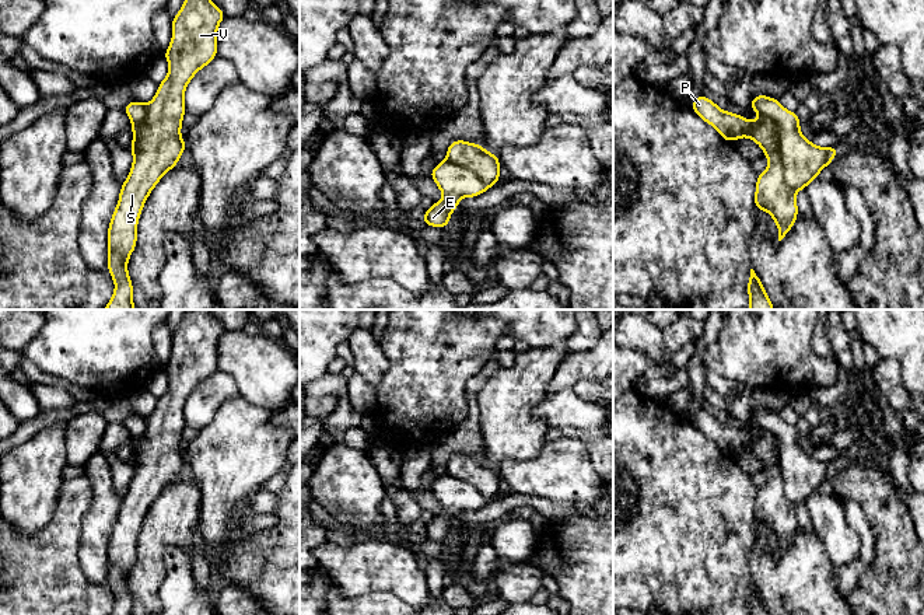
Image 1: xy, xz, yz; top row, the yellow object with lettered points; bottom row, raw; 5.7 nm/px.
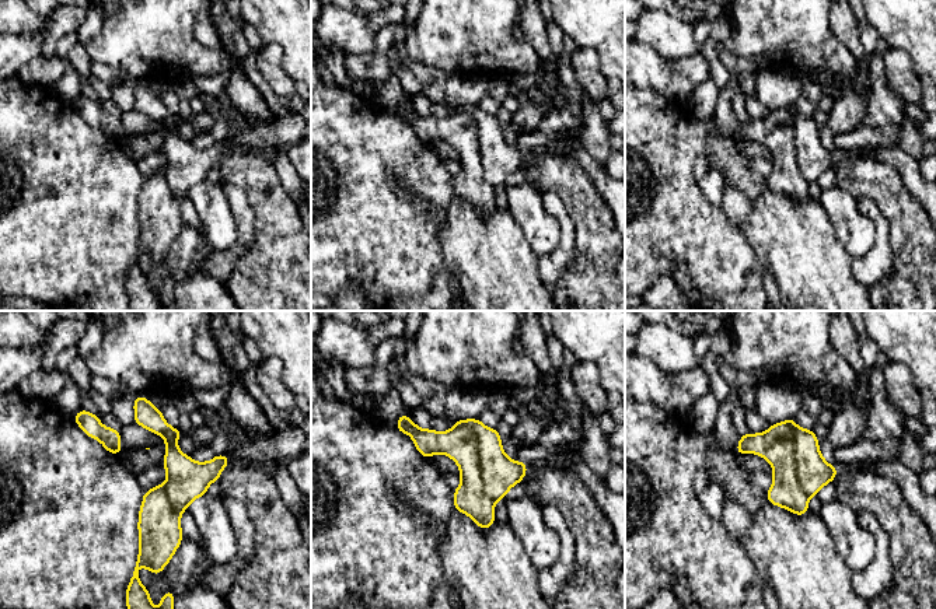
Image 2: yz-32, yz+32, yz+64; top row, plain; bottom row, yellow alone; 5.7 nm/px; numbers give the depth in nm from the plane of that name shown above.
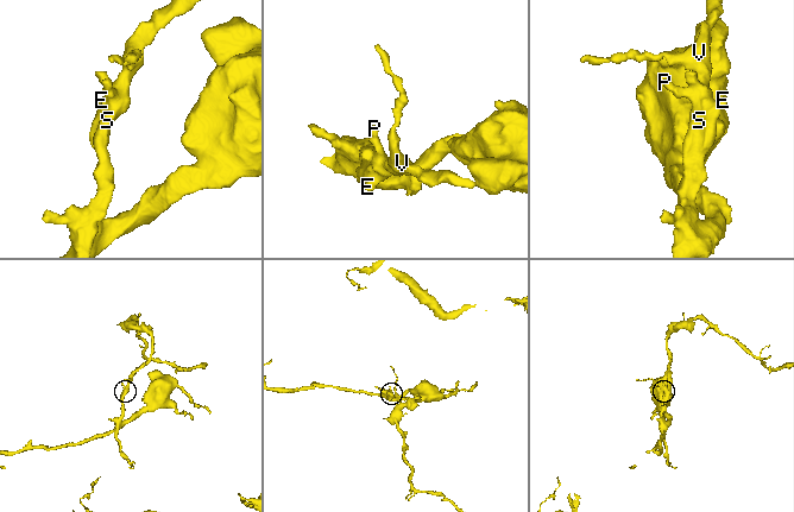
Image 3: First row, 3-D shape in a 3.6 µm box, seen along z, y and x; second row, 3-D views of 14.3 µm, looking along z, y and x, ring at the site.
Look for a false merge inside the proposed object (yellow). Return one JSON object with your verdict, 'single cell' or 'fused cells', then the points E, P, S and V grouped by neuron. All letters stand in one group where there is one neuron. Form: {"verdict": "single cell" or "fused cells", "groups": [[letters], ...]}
{"verdict": "fused cells", "groups": [["E"], ["P", "S", "V"]]}

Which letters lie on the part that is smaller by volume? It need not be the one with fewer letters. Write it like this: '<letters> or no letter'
P, S, V

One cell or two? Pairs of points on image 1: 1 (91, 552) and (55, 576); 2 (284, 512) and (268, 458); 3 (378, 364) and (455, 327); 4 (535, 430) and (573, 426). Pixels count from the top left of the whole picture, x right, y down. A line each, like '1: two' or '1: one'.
1: two
2: two
3: two
4: two

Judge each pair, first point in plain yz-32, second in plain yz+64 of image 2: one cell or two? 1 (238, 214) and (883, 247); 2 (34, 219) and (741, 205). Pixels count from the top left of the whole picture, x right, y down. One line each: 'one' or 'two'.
1: one
2: two

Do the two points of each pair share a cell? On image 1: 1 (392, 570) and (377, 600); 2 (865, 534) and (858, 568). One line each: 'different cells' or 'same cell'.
1: different cells
2: same cell

